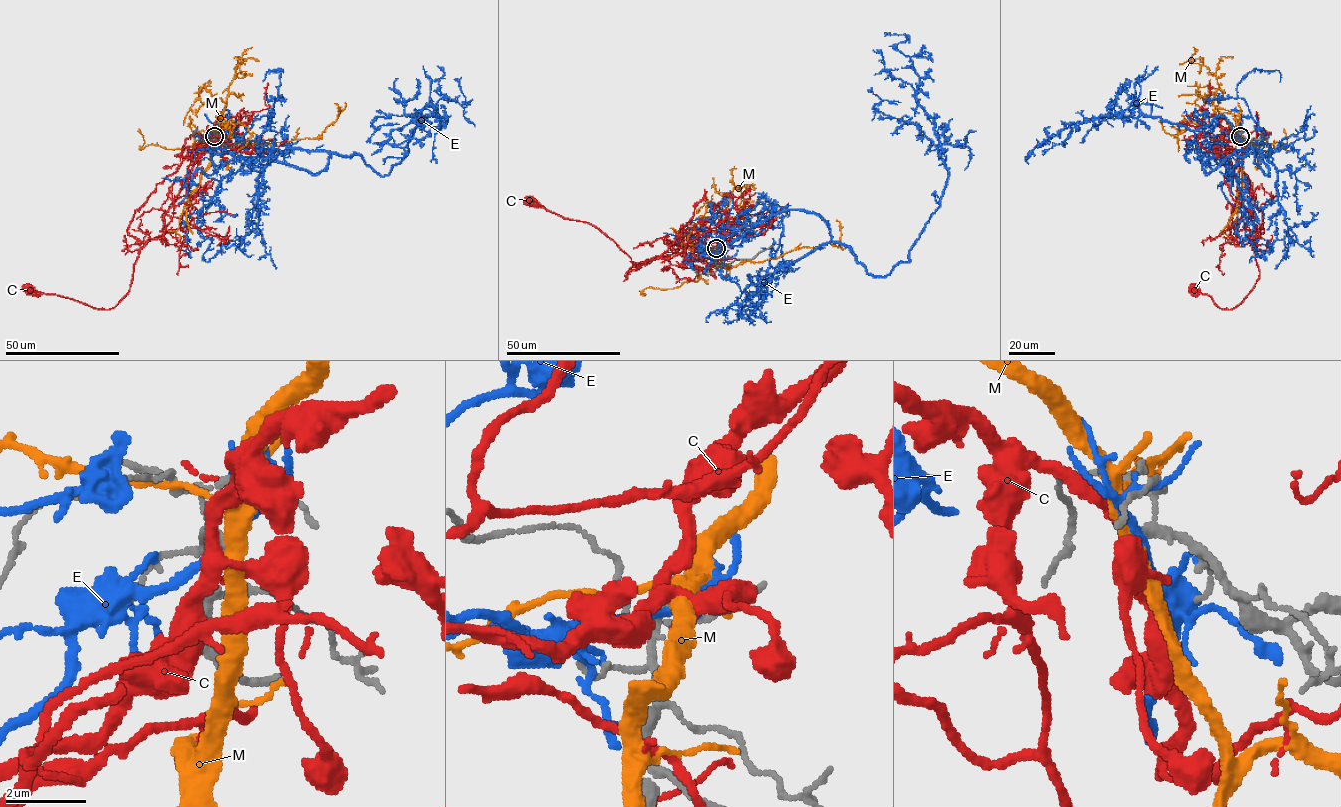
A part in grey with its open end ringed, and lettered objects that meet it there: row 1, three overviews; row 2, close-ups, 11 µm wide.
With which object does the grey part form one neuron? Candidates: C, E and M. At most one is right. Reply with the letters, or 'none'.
none

